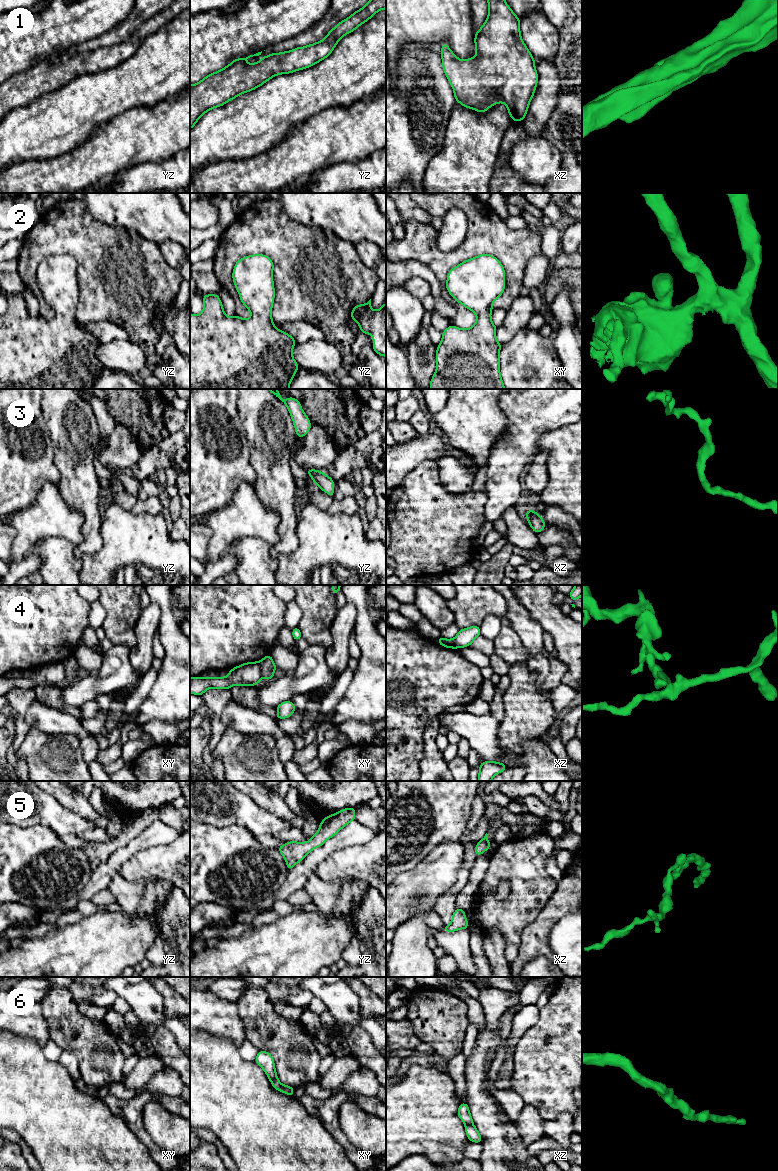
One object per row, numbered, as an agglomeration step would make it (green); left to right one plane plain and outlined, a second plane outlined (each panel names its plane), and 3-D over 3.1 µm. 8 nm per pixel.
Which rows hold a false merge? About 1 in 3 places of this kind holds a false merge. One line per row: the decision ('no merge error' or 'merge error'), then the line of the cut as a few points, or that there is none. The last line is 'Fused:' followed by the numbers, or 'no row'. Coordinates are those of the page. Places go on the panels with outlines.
1: no merge error | no cut
2: no merge error | no cut
3: no merge error | no cut
4: merge error | xy (257, 662), (262, 677)
5: no merge error | no cut
6: no merge error | no cut
Fused: 4

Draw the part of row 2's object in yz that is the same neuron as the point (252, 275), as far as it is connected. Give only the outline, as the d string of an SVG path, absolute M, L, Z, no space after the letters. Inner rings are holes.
M264 254L246 256L236 262L232 277L241 302L251 312L247 320L238 315L227 317L218 294L205 294L202 313L190 314L190 389L289 389L299 368L292 354L297 343L291 335L278 330L272 321L273 268L273 261Z

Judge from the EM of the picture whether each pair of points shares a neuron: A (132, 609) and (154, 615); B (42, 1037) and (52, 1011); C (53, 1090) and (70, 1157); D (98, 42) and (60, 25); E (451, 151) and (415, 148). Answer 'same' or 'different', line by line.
A: different
B: different
C: same
D: different
E: different

